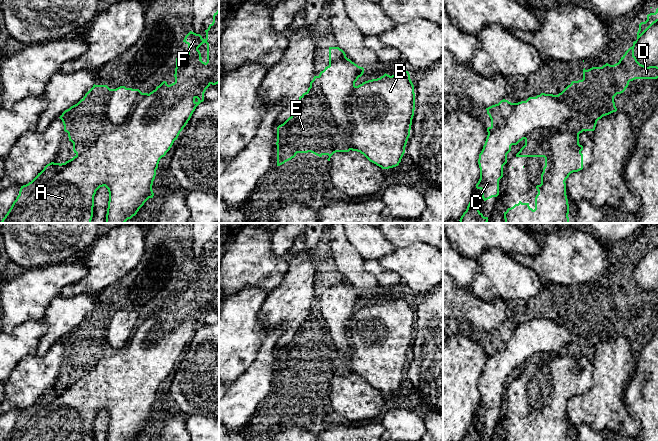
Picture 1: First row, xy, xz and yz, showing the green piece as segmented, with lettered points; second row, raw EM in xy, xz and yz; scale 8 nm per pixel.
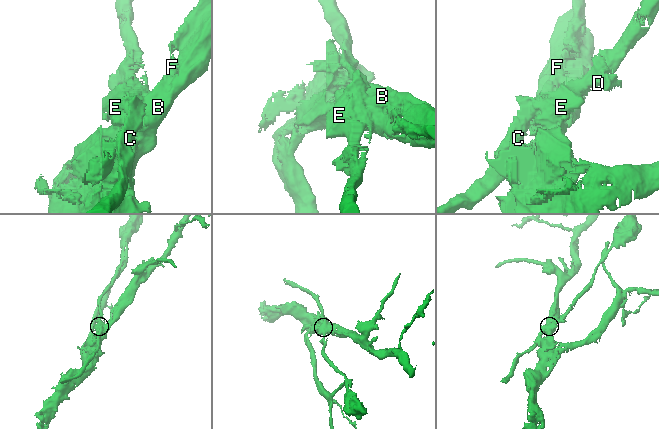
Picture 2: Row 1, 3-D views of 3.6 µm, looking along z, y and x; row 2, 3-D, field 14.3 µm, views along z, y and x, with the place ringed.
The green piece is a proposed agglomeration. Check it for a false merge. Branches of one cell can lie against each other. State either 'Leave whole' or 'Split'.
Split

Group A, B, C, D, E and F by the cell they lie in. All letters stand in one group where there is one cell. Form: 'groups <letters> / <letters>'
groups A B E F / C D

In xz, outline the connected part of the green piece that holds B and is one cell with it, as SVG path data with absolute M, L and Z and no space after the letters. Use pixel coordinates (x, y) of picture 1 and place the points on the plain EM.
M401 293L395 299L384 298L380 302L354 310L345 321L350 346L350 374L363 378L382 393L399 389L410 360L415 334L414 309L408 295Z

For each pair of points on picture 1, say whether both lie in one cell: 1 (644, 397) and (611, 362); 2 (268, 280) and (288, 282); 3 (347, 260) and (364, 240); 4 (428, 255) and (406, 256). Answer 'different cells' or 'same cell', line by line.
1: different cells
2: different cells
3: different cells
4: same cell

